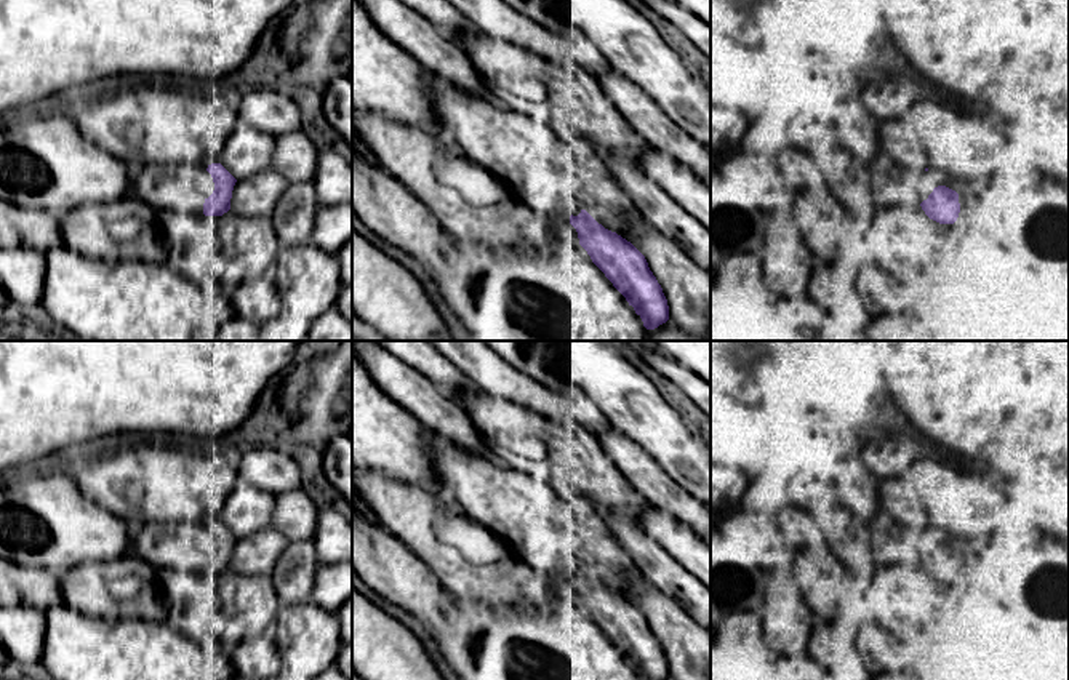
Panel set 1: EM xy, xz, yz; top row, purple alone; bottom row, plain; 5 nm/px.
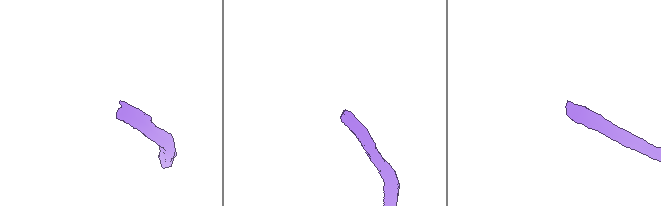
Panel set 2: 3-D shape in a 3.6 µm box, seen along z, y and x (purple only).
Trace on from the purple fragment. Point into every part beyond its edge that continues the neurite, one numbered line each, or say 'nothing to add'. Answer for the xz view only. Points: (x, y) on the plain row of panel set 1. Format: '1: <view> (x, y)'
nothing to add

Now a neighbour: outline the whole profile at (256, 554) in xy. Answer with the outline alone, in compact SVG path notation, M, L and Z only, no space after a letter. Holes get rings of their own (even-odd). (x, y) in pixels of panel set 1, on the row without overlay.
M274 526L259 530L246 538L237 538L230 570L246 576L269 576L288 542L288 538Z

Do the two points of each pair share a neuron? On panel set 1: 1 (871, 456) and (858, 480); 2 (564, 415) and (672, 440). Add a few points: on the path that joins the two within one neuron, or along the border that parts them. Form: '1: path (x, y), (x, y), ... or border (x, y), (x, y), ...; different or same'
1: border (860, 461), (876, 477); different
2: border (586, 396), (610, 424); different

